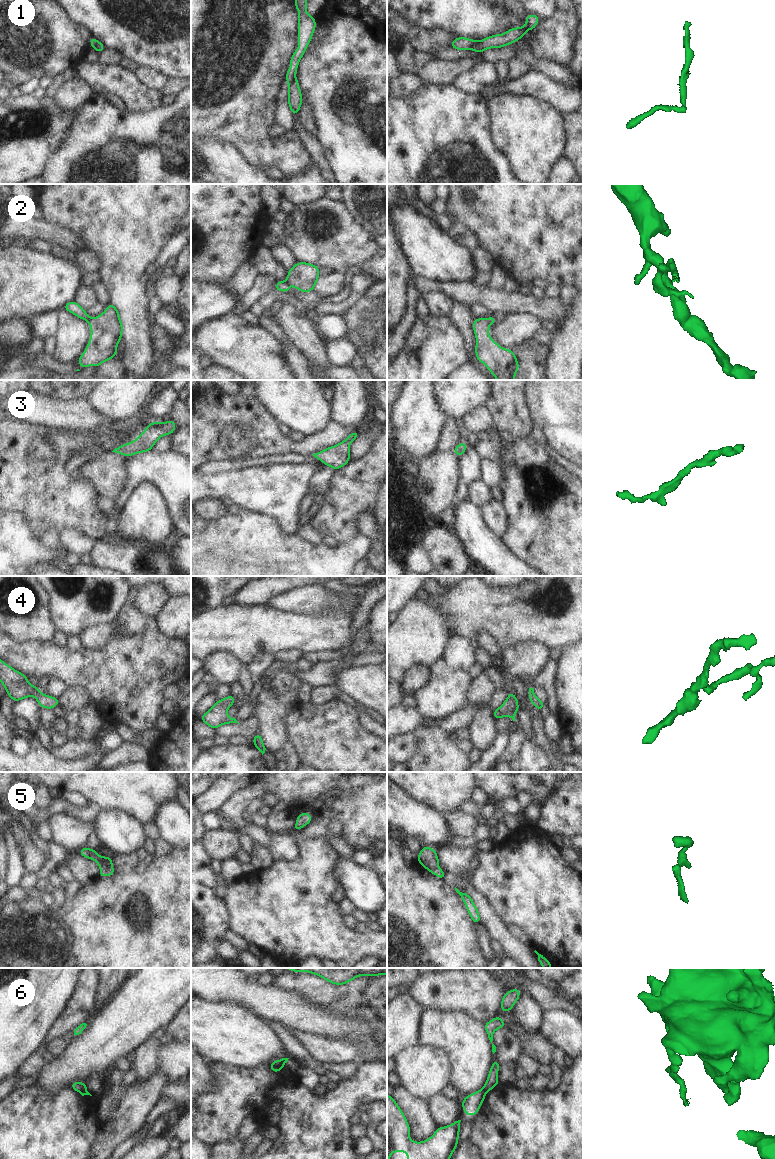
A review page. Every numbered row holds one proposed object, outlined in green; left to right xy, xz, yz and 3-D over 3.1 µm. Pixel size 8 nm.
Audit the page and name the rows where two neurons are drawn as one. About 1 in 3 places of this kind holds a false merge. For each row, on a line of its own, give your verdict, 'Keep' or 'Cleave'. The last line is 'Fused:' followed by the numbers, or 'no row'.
1: Cleave
2: Cleave
3: Keep
4: Keep
5: Keep
6: Cleave
Fused: 1, 2, 6.

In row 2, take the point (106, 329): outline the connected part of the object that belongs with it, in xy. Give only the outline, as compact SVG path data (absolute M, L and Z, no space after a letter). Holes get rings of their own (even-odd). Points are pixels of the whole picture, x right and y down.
M110 303L105 311L88 321L91 330L89 342L77 362L81 368L99 367L103 362L113 359L117 345L122 340L123 325L118 309Z

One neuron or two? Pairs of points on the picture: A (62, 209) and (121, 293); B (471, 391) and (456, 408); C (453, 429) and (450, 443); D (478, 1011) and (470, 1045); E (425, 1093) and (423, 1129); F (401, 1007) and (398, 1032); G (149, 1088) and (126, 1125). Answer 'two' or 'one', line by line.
A: one
B: one
C: one
D: two
E: two
F: one
G: one

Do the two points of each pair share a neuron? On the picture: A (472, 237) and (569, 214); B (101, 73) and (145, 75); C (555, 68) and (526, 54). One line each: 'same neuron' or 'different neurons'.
A: different neurons
B: different neurons
C: same neuron

